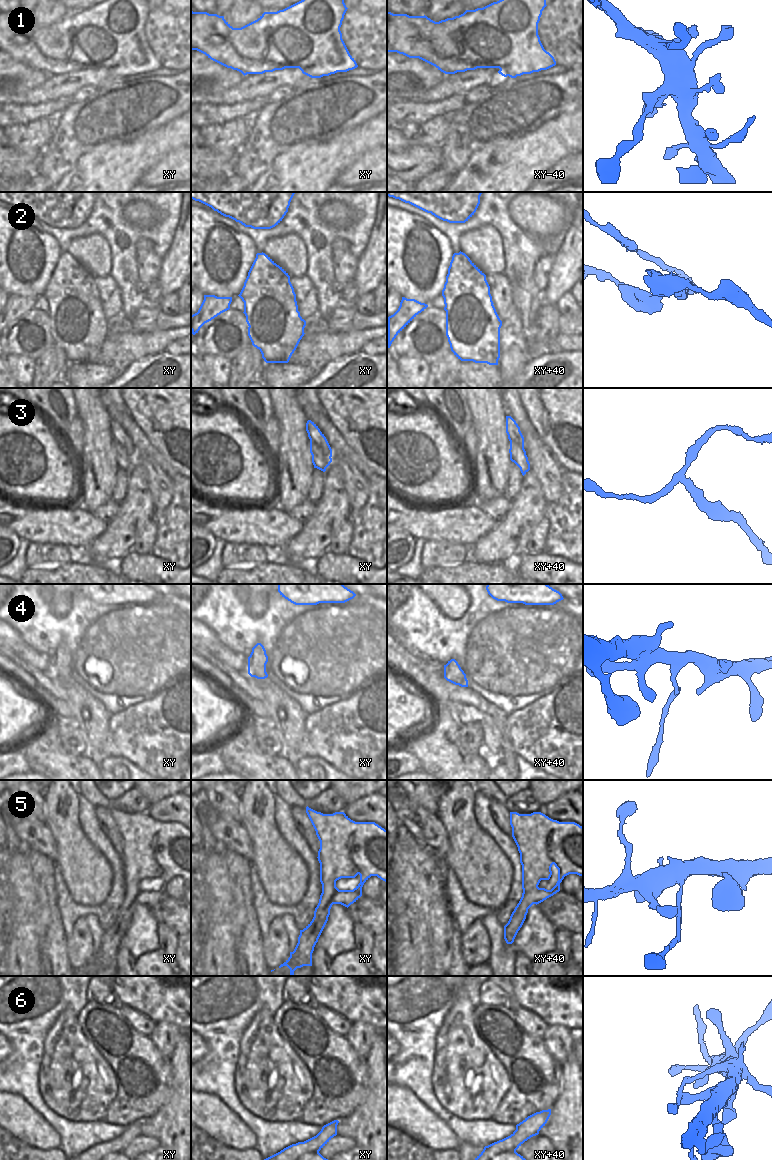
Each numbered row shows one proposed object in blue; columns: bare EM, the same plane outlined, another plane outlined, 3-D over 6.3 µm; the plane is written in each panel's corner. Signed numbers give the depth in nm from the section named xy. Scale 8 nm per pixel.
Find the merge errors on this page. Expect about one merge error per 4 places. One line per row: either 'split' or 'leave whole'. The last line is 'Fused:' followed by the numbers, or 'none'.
1: leave whole
2: split
3: split
4: split
5: leave whole
6: leave whole
Fused: 2, 3, 4

